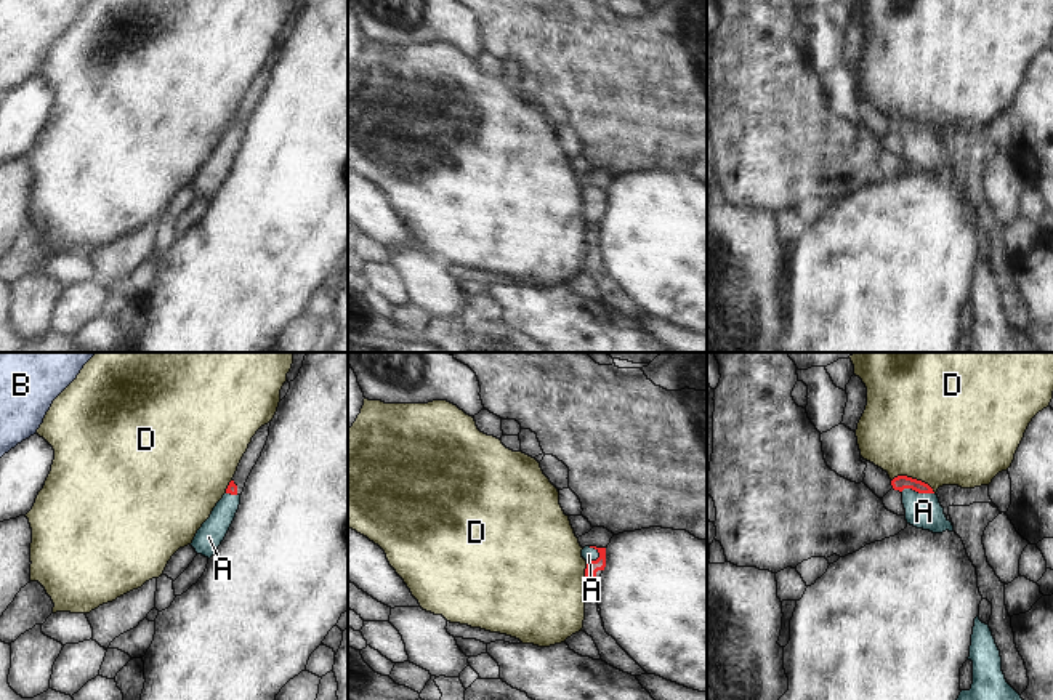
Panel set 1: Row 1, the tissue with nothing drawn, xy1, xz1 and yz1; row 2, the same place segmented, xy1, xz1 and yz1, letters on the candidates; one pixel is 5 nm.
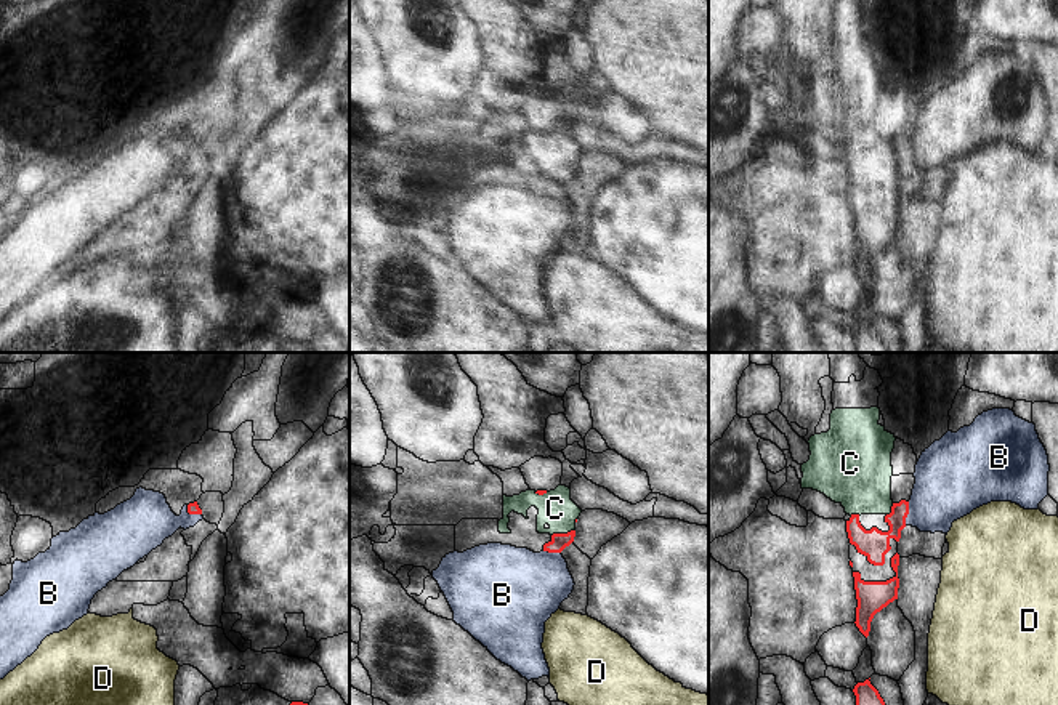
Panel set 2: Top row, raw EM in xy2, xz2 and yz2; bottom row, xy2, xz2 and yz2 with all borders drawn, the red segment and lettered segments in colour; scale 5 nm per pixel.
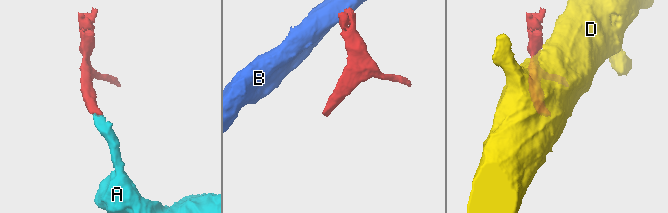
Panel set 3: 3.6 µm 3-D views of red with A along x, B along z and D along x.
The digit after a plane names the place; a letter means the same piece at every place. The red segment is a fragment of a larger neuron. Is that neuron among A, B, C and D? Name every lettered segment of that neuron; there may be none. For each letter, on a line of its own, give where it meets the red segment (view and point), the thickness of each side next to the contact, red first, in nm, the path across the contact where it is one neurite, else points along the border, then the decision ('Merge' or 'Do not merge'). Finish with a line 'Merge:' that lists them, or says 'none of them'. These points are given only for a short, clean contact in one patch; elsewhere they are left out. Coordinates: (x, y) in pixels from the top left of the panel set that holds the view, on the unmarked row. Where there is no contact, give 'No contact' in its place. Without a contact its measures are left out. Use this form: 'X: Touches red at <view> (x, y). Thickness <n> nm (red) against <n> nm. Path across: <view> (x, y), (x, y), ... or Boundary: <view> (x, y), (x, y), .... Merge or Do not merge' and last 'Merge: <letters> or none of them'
A: Touches red at yz1 (917, 132). Thickness 70 nm (red) against 180 nm. Path across: yz1 (899, 124), (917, 132), (923, 152). Merge
B: Touches red at yz2 (908, 154). Thickness 150 nm (red) against 340 nm. Boundary: yz2 (909, 143), (904, 165). Do not merge
C: Touches red at xz2 (563, 175). Thickness 80 nm (red) against 180 nm. Path across: xz2 (558, 183), (563, 175), (561, 156), (555, 149). Merge
D: Touches red at yz1 (914, 120). Thickness 70 nm (red) against 500 nm. Boundary: yz1 (891, 120), (911, 117), (923, 122), (935, 133). Do not merge
Merge: A, C

